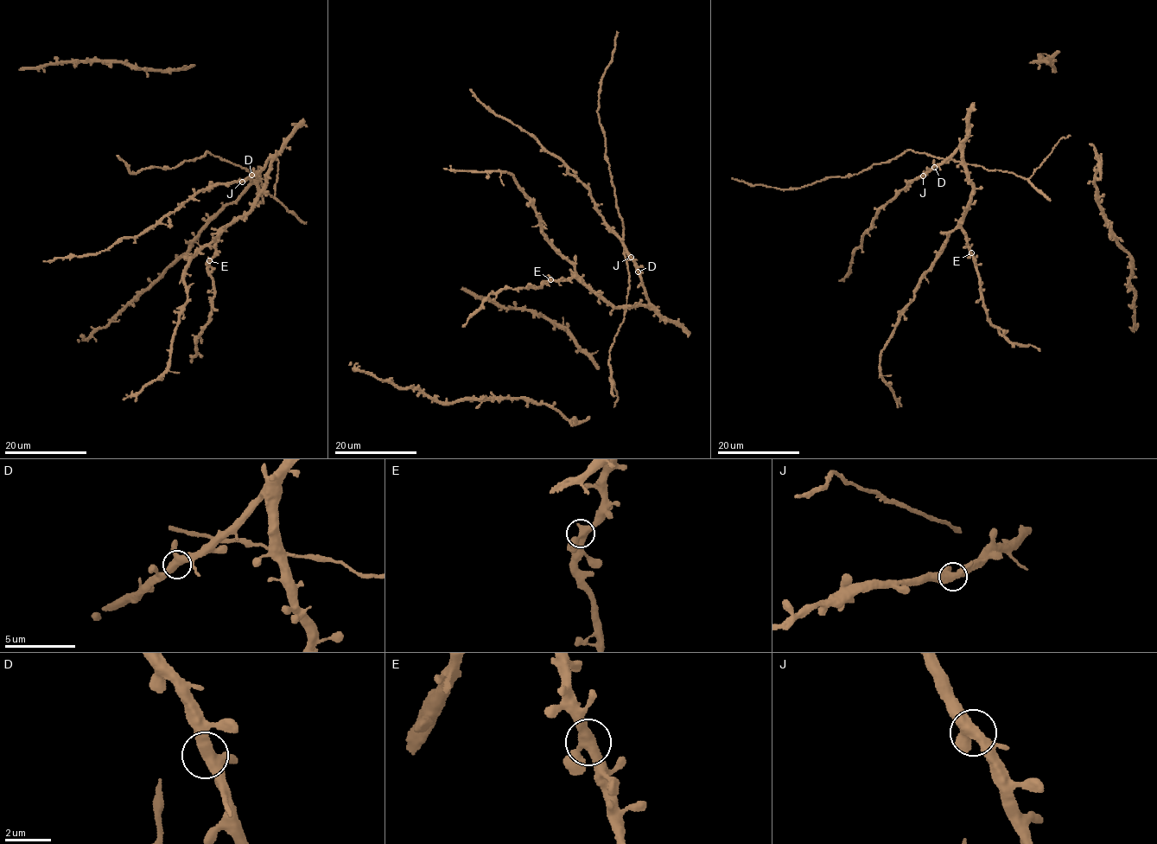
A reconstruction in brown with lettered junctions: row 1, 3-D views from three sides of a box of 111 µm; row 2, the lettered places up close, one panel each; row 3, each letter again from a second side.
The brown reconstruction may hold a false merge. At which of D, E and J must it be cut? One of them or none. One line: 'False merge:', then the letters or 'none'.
False merge: none

